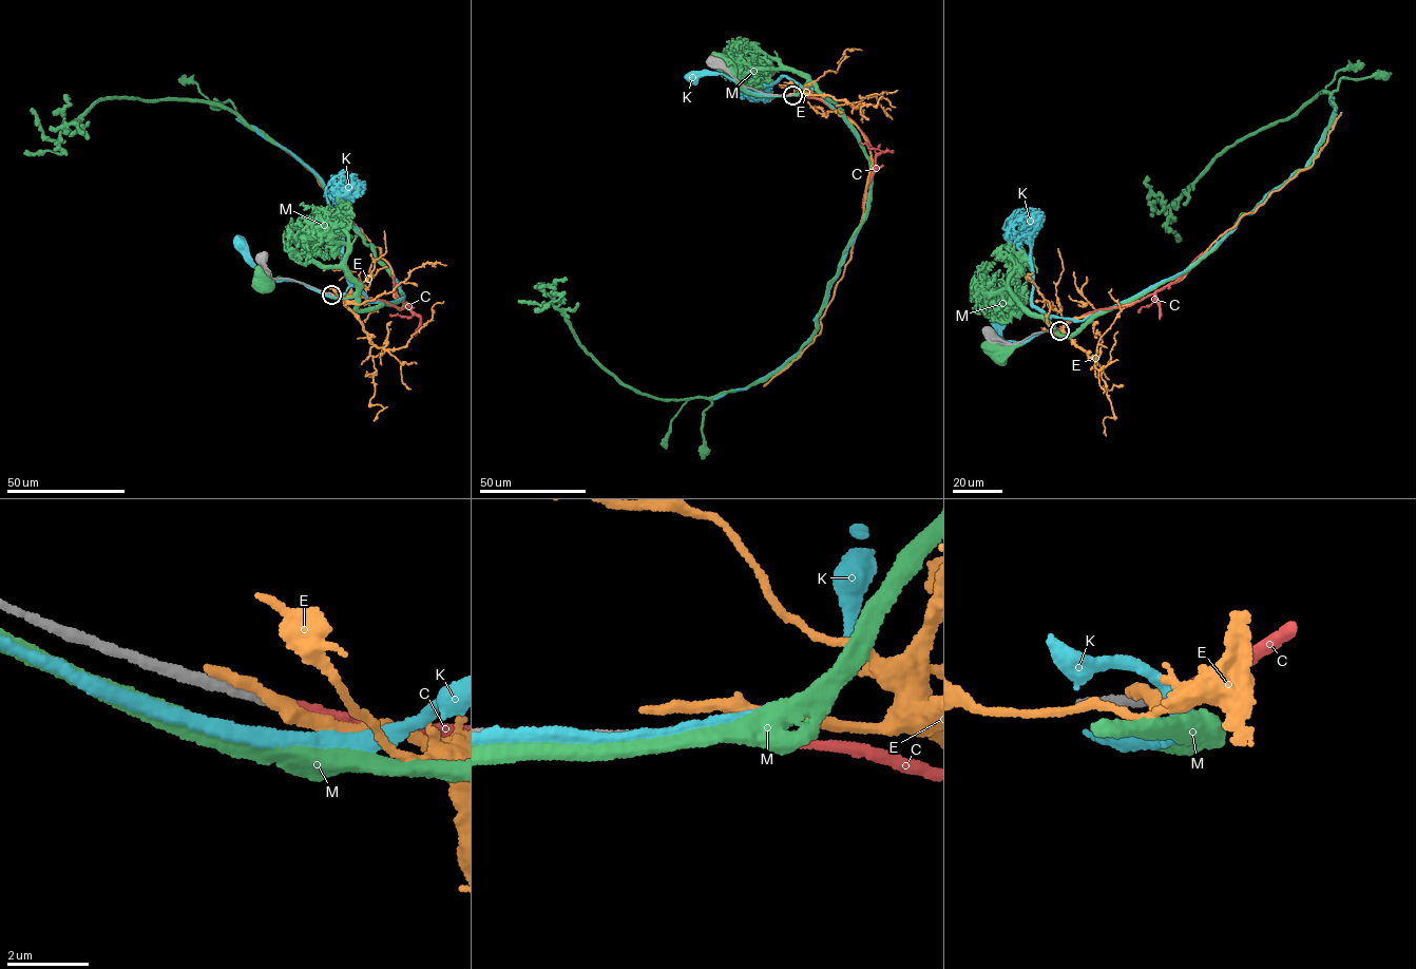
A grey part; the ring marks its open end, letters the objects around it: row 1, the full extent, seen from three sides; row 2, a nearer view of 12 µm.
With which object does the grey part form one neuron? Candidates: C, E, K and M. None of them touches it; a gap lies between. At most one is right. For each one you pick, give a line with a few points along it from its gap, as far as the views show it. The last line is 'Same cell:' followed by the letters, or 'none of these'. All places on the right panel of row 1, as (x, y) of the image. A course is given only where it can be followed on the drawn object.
C: it runs (1059, 329), (1088, 312), (1132, 305), (1160, 290), (1174, 281), (1202, 252)
Same cell: C

